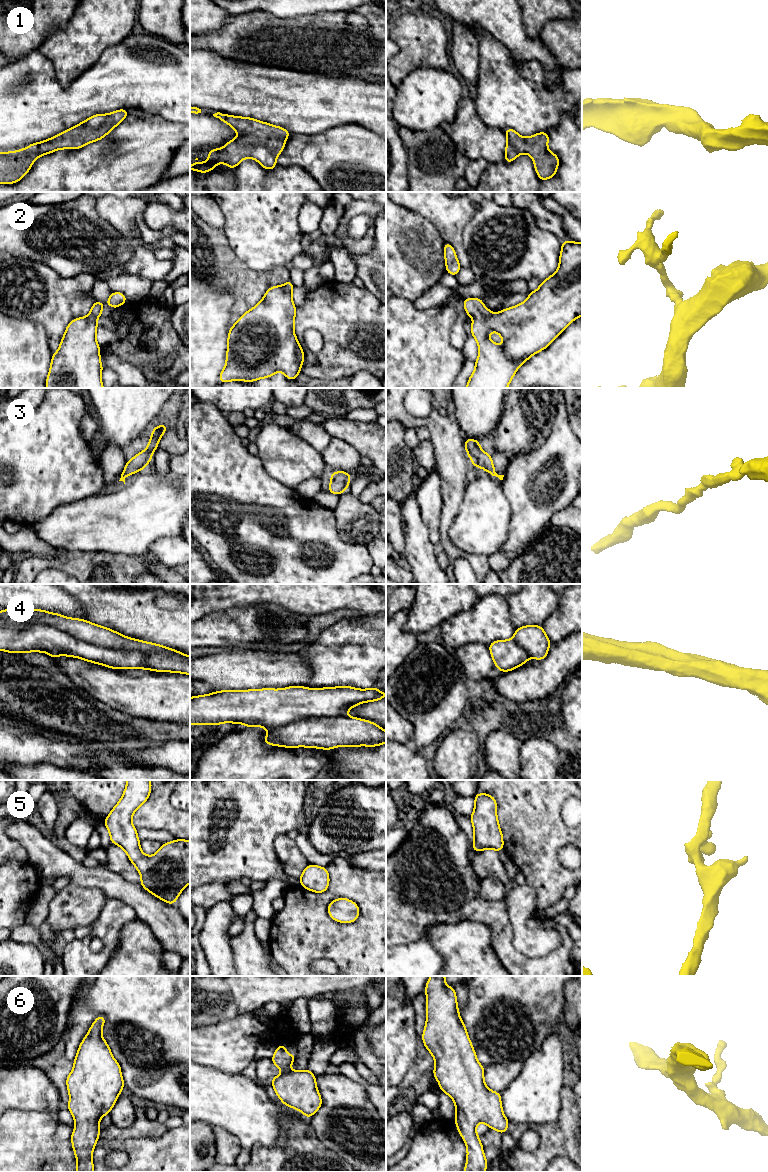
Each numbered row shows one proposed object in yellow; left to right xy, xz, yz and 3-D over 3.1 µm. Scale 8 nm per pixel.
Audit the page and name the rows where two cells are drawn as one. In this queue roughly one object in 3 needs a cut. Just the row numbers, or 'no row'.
4

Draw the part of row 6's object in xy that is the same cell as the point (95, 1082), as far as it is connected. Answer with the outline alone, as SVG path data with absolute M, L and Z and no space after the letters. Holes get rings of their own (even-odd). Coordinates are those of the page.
M99 1015L91 1025L87 1035L82 1040L74 1066L66 1078L69 1092L68 1110L75 1121L75 1128L70 1137L72 1148L77 1159L76 1172L93 1172L93 1149L99 1139L101 1118L109 1114L118 1099L124 1086L121 1075L121 1067L112 1056L107 1042L102 1037L102 1027L106 1021L103 1015Z

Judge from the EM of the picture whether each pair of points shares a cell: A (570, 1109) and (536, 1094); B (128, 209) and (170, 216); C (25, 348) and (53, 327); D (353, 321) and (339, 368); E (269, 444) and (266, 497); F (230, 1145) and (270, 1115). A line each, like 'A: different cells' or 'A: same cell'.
A: different cells
B: different cells
C: different cells
D: same cell
E: different cells
F: different cells

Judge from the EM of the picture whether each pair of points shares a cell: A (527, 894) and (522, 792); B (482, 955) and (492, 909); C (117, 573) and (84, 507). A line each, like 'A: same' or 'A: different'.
A: different
B: different
C: different

